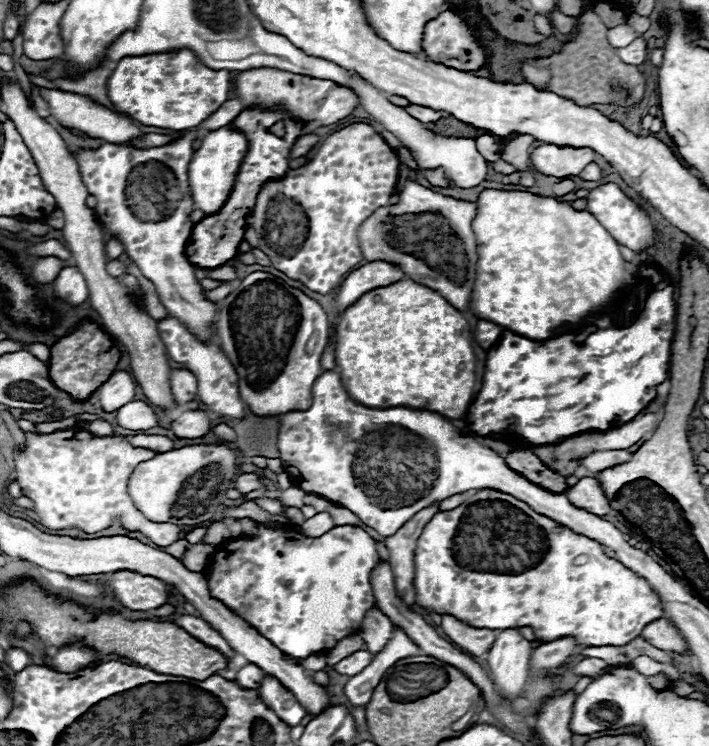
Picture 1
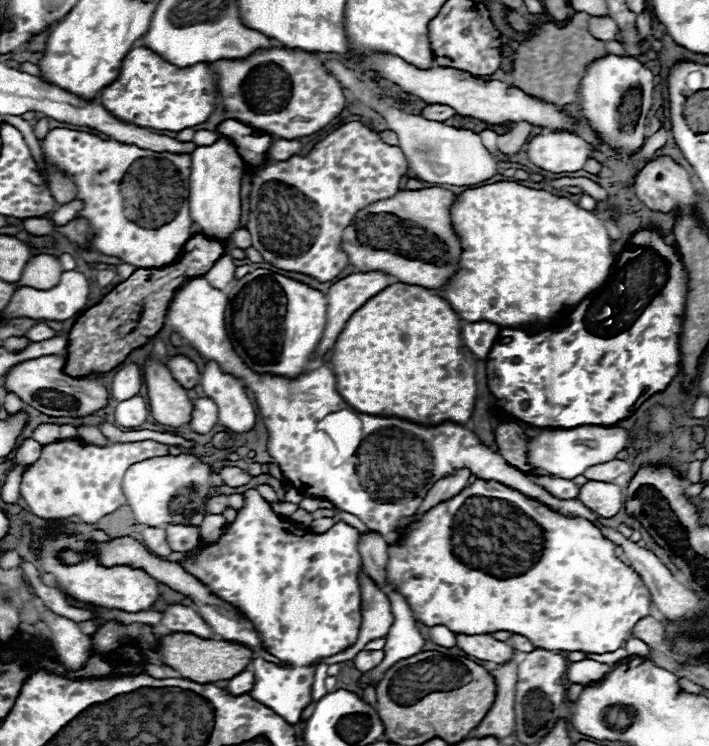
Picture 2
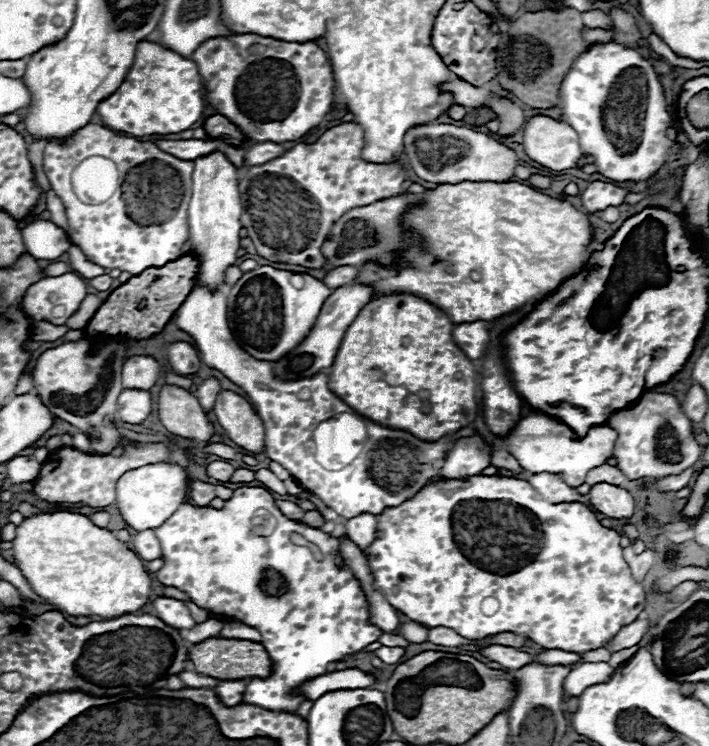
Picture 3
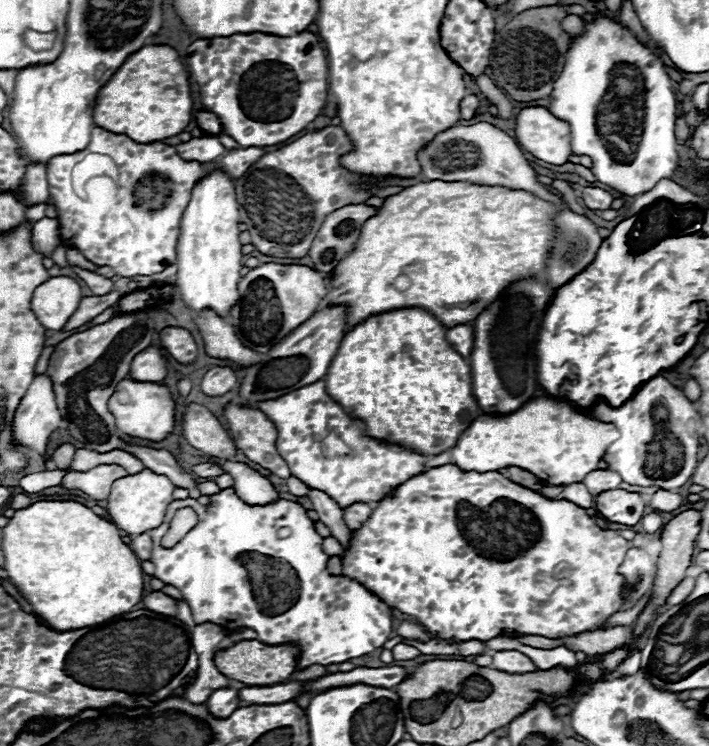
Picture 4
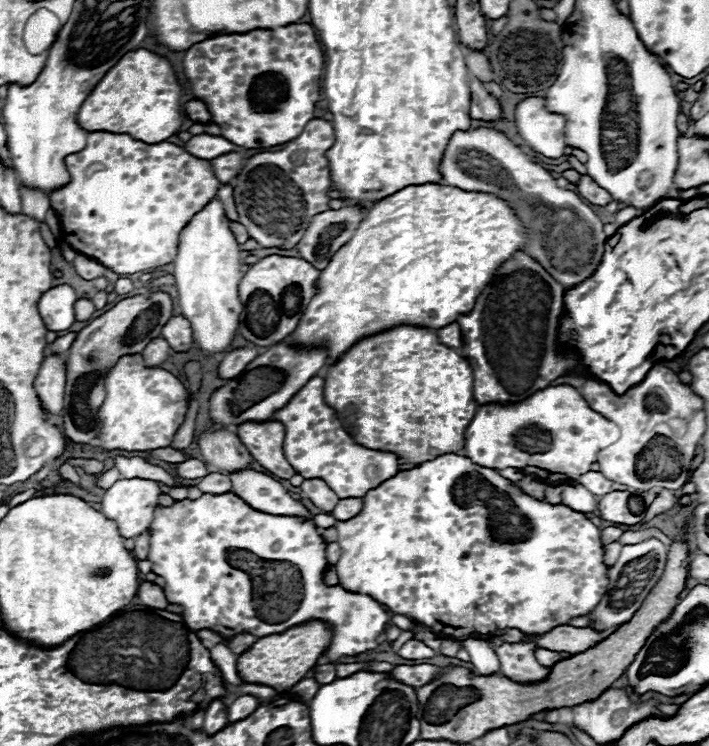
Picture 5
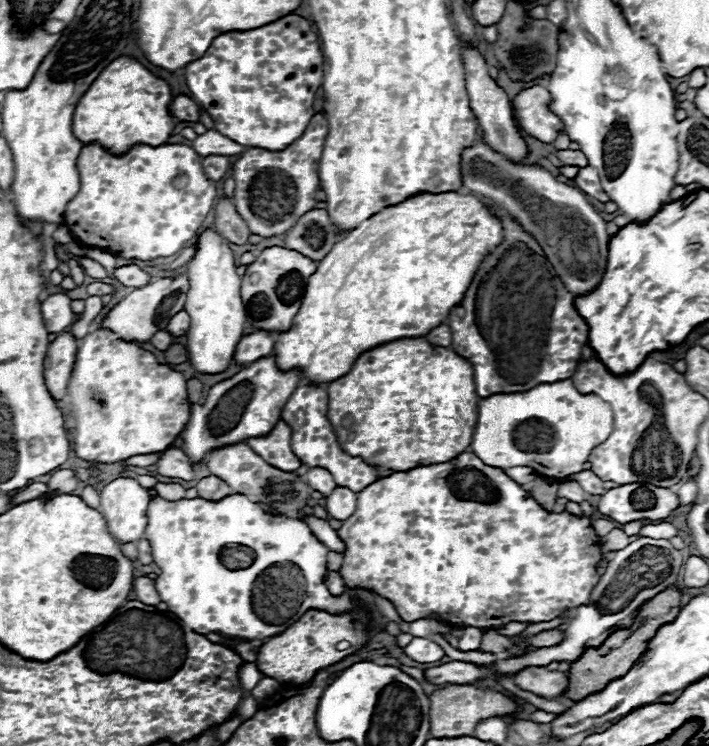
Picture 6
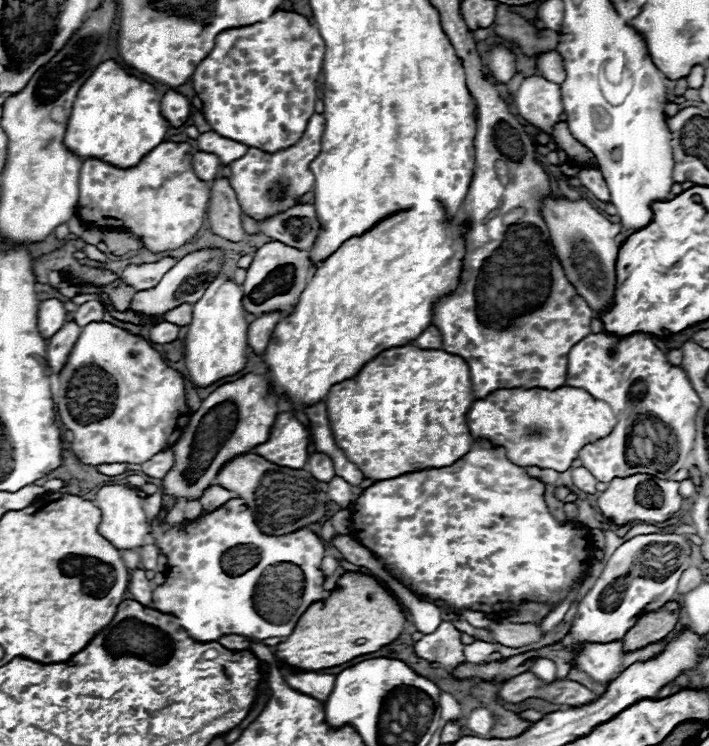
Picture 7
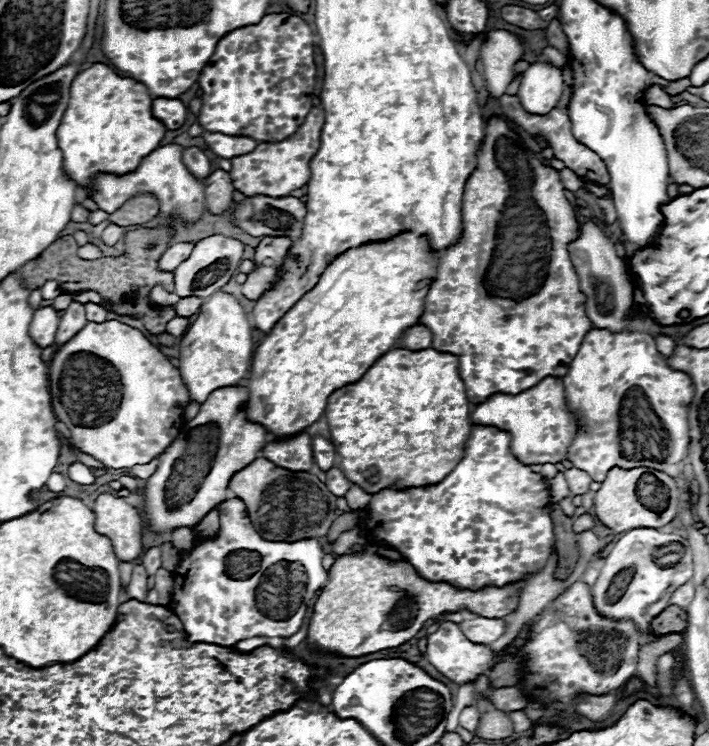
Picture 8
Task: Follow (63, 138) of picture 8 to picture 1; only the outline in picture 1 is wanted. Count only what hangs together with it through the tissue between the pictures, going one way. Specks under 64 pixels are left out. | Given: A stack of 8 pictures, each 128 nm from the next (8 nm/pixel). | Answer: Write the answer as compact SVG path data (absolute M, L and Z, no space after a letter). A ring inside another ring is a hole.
M190 50L172 54L126 56L108 78L108 98L116 112L128 114L144 126L188 130L202 124L230 98L228 70L212 70L198 62Z

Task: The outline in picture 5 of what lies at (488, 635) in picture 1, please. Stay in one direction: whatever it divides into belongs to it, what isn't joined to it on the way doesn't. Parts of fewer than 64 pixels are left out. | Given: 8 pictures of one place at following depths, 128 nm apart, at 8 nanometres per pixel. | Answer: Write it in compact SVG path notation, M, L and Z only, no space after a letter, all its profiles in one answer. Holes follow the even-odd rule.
M532 634L532 640L522 640L514 644L504 642L502 646L494 648L500 660L500 672L506 678L520 684L542 682L548 678L550 668L542 666L534 656L534 650L538 648L538 638L540 636Z

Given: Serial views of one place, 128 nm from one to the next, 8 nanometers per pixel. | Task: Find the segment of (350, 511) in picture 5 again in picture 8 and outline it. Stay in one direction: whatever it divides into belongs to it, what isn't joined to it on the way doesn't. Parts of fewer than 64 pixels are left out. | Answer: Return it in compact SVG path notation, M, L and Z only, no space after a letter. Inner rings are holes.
M330 468L328 472L326 472L326 486L328 486L328 490L334 494L334 496L344 496L348 490L350 490L350 482L348 482L348 478L342 474L342 470L340 468Z

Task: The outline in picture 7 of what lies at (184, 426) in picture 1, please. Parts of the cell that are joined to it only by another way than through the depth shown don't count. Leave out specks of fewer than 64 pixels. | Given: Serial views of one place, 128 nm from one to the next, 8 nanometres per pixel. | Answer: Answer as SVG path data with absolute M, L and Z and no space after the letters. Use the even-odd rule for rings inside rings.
M266 312L266 314L260 314L254 322L250 322L250 328L248 328L248 346L262 354L264 348L268 346L268 340L276 328L276 324L280 322L282 314L280 312Z

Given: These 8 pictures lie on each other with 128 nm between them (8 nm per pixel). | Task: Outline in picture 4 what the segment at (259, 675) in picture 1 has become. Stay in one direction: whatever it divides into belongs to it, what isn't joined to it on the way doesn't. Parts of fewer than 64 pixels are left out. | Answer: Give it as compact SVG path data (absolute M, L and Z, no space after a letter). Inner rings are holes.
M220 688L210 694L206 704L208 704L208 710L216 718L228 718L240 706L240 700L238 700L238 692L234 688Z

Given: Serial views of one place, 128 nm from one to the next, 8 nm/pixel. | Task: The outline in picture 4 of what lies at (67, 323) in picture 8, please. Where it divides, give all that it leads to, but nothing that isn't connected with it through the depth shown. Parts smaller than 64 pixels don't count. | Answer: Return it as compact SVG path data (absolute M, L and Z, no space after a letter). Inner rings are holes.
M48 374L32 380L14 416L14 438L30 450L44 450L48 436L64 426L64 418L56 406L54 384Z

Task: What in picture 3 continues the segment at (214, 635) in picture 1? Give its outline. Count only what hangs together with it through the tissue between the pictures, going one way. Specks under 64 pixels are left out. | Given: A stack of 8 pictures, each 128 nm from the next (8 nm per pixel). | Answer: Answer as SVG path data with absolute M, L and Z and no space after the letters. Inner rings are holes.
M158 596L154 602L154 614L158 618L162 618L168 626L178 626L178 628L192 628L196 622L192 620L188 608L184 606L182 600L174 600L174 598L164 598Z

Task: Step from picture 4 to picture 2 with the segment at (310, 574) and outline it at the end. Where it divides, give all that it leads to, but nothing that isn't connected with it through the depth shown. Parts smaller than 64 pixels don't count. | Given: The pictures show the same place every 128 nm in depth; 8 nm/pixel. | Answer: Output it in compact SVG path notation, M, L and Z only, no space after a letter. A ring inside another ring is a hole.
M256 488L244 492L244 506L238 510L234 522L224 528L224 534L216 542L204 542L200 538L200 526L166 524L162 528L166 530L166 540L172 552L194 552L194 558L184 558L178 564L204 586L208 586L216 598L230 602L244 618L248 618L264 640L268 652L280 660L282 665L258 660L259 672L255 672L255 659L251 661L249 667L253 669L254 686L248 694L290 724L296 724L304 708L312 702L312 684L316 674L314 662L350 648L360 634L362 610L358 570L362 560L356 548L358 530L344 522L338 522L324 534L296 528L292 522L280 518L256 492Z

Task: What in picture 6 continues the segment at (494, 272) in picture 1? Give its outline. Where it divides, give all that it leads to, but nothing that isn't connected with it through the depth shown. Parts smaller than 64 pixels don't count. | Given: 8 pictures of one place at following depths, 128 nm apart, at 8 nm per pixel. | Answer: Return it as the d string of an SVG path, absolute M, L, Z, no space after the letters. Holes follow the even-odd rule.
M426 192L374 214L336 242L310 276L292 328L276 336L274 358L278 368L284 372L300 370L304 384L328 384L348 374L356 358L366 350L400 338L426 336L464 298L482 258L498 242L502 242L498 218L472 194Z

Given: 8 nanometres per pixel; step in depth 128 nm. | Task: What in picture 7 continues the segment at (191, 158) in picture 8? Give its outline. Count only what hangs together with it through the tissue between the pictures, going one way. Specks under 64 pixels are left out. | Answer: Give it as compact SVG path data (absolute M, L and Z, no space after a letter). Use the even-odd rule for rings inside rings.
M196 152L192 166L194 166L194 174L200 180L214 180L218 176L218 170L220 170L220 160L214 154Z

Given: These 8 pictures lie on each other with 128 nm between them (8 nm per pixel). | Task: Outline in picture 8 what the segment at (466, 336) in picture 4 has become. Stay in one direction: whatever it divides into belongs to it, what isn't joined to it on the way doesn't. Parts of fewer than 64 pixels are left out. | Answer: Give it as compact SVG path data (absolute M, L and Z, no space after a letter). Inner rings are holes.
M422 324L410 326L404 332L404 336L398 340L398 346L408 348L408 350L424 350L424 348L430 348L430 344L432 344L432 334Z

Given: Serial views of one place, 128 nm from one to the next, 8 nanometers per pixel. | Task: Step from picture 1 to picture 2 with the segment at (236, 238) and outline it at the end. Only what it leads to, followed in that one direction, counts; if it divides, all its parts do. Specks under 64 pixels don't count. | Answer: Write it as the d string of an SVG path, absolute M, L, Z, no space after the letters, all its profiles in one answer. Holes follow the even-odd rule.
M234 120L220 122L218 132L236 144L238 154L252 168L264 162L264 154L272 142L268 134L260 134L252 126L242 126L242 122L234 122ZM194 234L190 242L186 242L178 262L170 268L138 268L128 280L124 280L112 292L108 292L96 306L86 310L72 326L72 330L68 332L70 346L66 374L106 374L120 362L124 362L134 348L144 346L154 334L160 332L176 290L190 278L204 276L222 254L224 244L208 240L204 234Z

